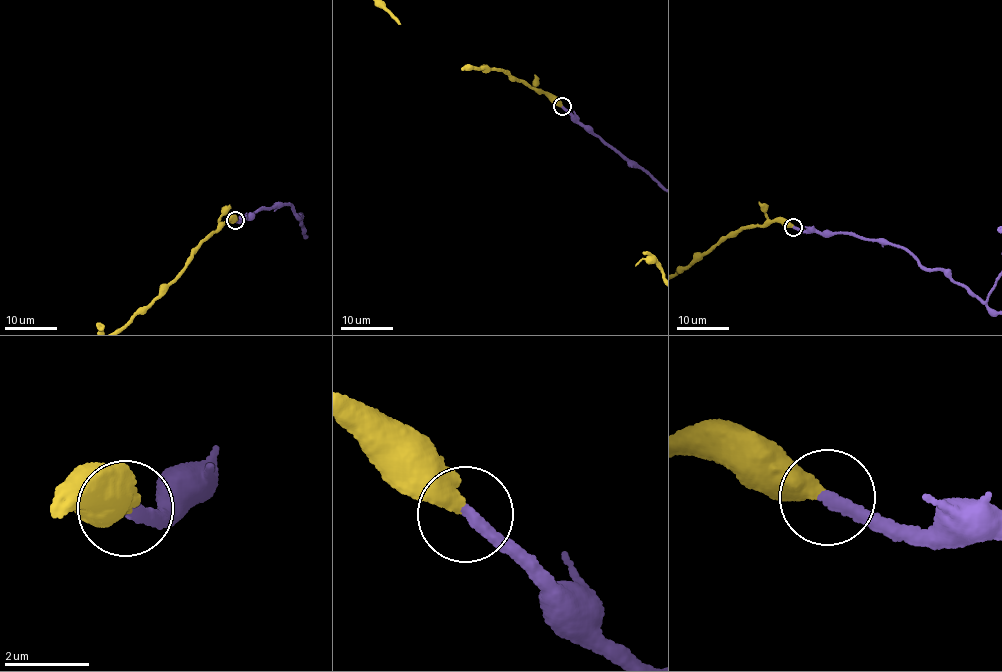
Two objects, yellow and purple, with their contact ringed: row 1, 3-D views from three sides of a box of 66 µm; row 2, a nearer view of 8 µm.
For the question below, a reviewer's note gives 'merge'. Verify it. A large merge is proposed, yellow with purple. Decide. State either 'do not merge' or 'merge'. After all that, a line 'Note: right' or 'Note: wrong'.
merge
Note: right

